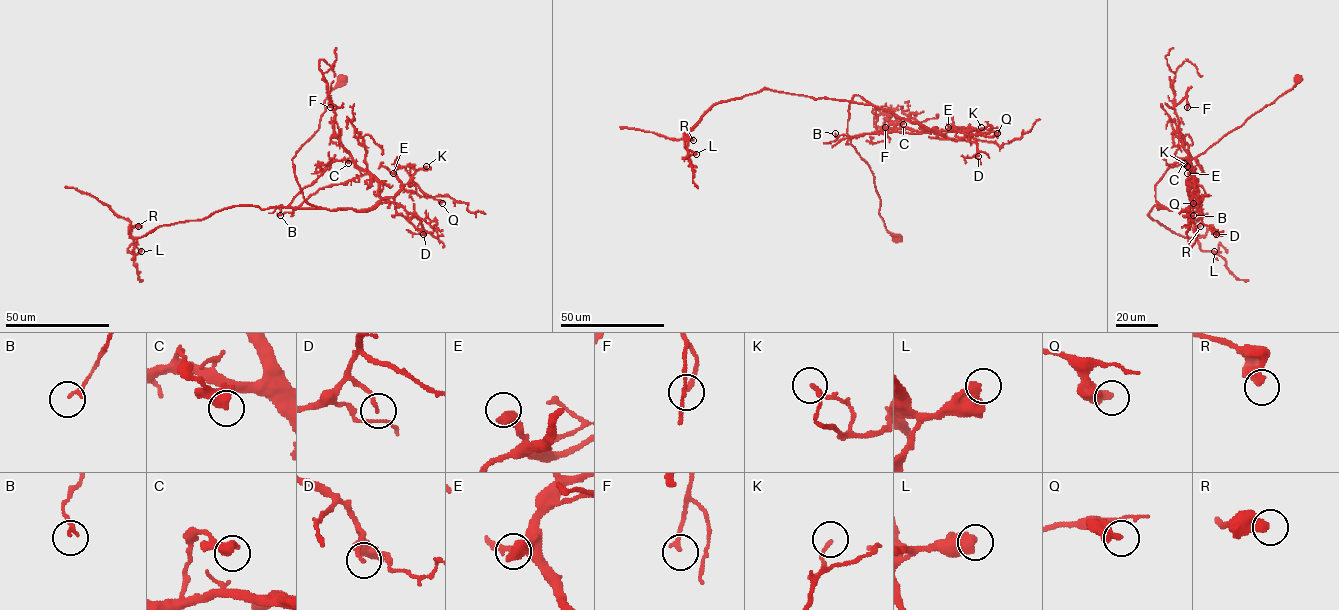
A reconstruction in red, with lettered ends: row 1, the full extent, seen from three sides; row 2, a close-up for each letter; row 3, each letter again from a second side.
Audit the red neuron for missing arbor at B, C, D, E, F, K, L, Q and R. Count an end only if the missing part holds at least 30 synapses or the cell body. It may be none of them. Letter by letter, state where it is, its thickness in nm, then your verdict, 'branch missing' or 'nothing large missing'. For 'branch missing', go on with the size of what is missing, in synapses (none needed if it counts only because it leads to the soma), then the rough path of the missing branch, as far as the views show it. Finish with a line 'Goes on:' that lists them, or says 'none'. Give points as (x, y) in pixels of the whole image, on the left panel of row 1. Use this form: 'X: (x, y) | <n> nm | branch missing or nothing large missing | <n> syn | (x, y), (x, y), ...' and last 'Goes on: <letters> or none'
B: (280, 215) | 150 nm | nothing large missing
C: (348, 163) | 500 nm | nothing large missing
D: (423, 234) | 140 nm | nothing large missing
E: (393, 173) | 500 nm | nothing large missing
F: (330, 107) | 180 nm | nothing large missing
K: (426, 166) | 160 nm | nothing large missing
L: (141, 251) | 480 nm | nothing large missing
Q: (442, 203) | 460 nm | nothing large missing
R: (138, 226) | 440 nm | nothing large missing
Goes on: none

